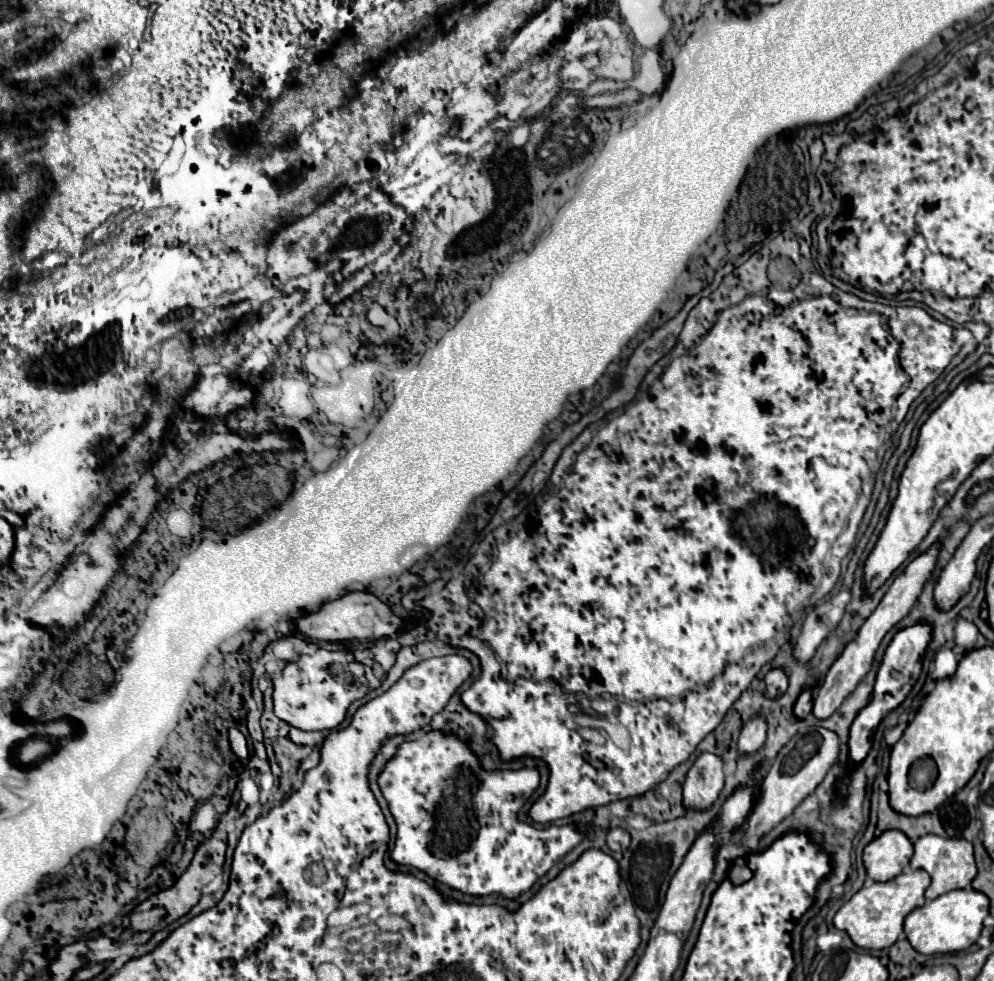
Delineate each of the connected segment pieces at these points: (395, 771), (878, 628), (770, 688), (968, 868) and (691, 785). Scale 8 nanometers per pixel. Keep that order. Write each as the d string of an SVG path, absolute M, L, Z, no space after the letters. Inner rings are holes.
M429 730L417 740L401 742L377 778L381 794L385 796L397 822L397 838L391 850L391 860L395 864L413 866L429 878L435 878L463 894L499 894L515 900L587 836L587 832L577 824L551 824L547 828L535 828L533 824L519 822L519 810L537 790L539 778L537 768L485 770L479 764L477 754L471 752L469 744L447 730Z
M935 542L931 544L923 554L919 554L915 560L911 560L907 564L907 568L893 580L893 584L889 586L889 590L885 592L885 596L881 598L879 606L873 610L873 614L863 622L863 626L859 628L857 632L857 638L851 640L845 648L845 652L837 658L837 662L829 668L827 676L823 678L821 686L819 686L819 692L815 696L815 704L813 704L813 714L821 720L825 720L827 716L831 716L831 712L835 712L835 708L839 708L839 704L855 690L855 686L863 680L863 676L869 672L871 668L871 662L873 662L873 654L875 650L879 648L879 642L883 640L883 636L913 608L913 604L917 602L925 582L931 578L931 572L935 568L935 560L937 560L937 554L939 554L939 548L941 544Z
M771 668L765 676L765 684L767 684L767 696L781 696L789 684L785 670Z
M935 834L921 836L915 842L915 854L911 858L911 868L923 868L931 876L931 884L925 892L925 898L933 900L949 890L957 888L967 888L971 880L975 878L975 860L973 860L973 846L965 838L941 838Z
M717 754L697 756L683 782L683 802L689 810L709 808L723 788L723 760Z

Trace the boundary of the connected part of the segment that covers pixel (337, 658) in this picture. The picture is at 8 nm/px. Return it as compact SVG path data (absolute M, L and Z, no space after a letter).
M319 648L313 656L299 656L297 662L289 662L281 676L273 678L273 700L275 700L275 716L299 730L315 732L315 730L331 730L337 728L347 714L347 708L353 700L363 698L367 692L379 688L383 682L383 674L387 674L387 664L379 668L377 656L347 656L343 658L345 670L341 674L333 674L333 666L341 670L341 656L347 652L329 652Z

